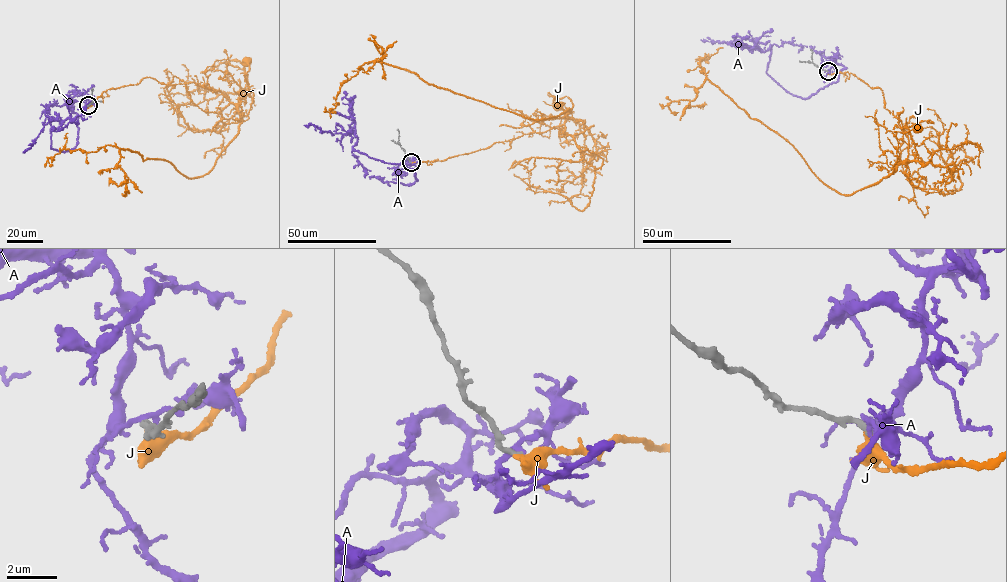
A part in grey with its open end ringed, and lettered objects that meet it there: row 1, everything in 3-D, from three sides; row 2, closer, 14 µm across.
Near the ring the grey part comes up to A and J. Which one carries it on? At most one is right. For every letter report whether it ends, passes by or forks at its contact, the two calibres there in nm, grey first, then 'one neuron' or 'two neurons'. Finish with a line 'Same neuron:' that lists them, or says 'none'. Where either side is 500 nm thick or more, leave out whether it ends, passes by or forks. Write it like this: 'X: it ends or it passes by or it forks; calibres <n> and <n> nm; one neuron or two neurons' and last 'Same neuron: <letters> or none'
A: it passes by; calibres 240 and 200 nm; two neurons
J: it ends; calibres 200 and 440 nm; two neurons
Same neuron: none

